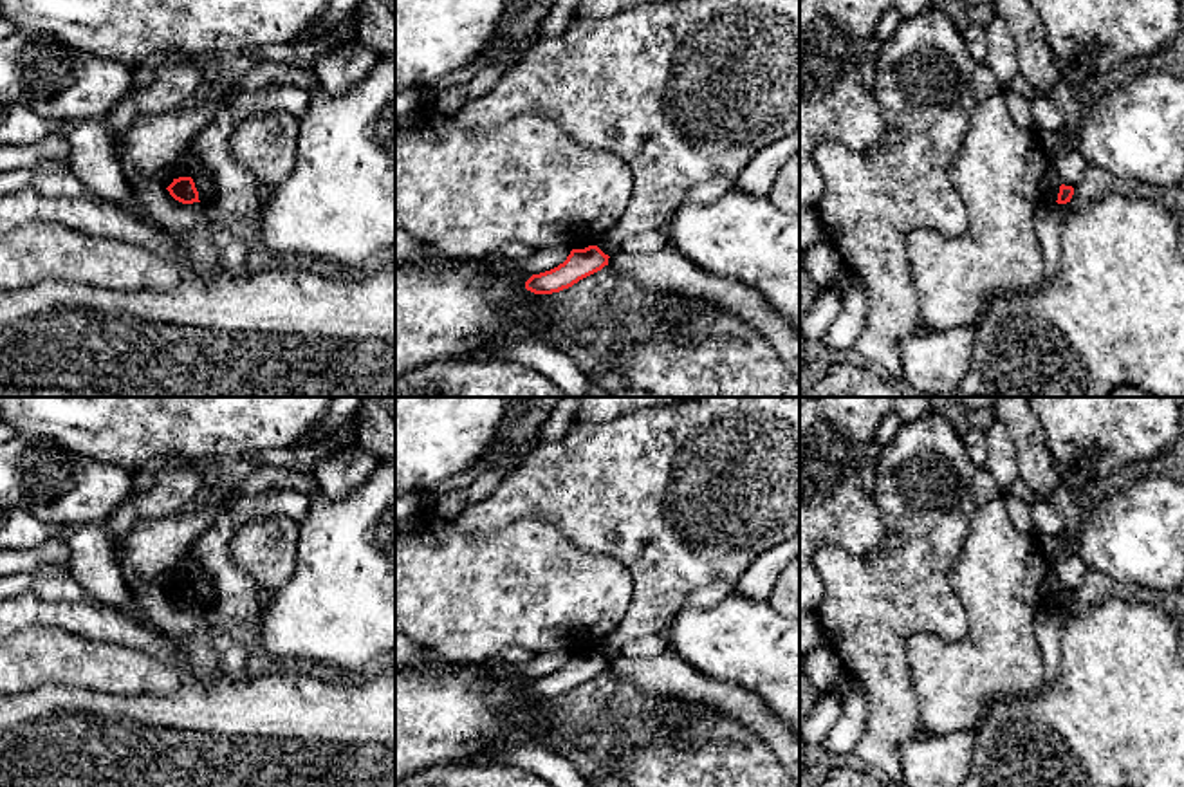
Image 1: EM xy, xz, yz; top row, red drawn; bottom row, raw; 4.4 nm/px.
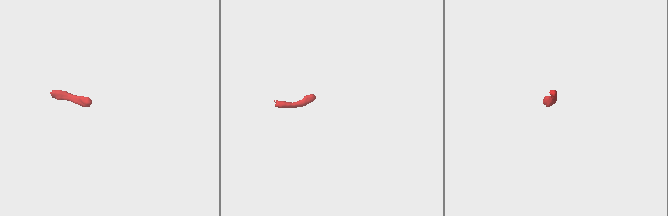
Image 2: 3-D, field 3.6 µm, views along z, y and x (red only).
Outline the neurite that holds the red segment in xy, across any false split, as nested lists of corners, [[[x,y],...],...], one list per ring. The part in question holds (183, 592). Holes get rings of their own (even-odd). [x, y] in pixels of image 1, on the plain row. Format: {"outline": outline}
{"outline": [[[179,581],[173,583],[173,587],[166,592],[170,596],[170,599],[182,606],[182,608],[193,608],[193,606],[200,606],[199,605],[199,596],[195,592],[195,587],[191,581]]]}

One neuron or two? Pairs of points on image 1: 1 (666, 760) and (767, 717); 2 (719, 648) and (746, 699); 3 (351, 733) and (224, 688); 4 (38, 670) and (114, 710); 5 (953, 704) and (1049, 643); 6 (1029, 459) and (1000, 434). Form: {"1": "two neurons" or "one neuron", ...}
{"1": "two neurons", "2": "two neurons", "3": "one neuron", "4": "two neurons", "5": "two neurons", "6": "two neurons"}

